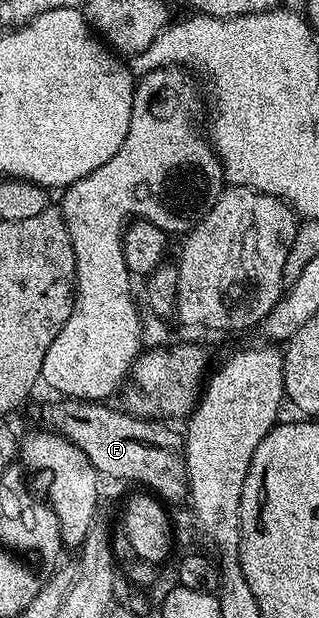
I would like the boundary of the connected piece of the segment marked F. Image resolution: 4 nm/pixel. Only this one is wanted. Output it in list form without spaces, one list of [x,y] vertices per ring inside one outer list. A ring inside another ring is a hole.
[[[55,398],[52,404],[43,408],[44,429],[56,432],[58,436],[64,436],[70,444],[77,446],[85,458],[94,466],[100,477],[111,480],[132,480],[135,486],[142,486],[150,490],[164,502],[184,499],[187,496],[187,459],[183,449],[185,440],[171,428],[166,428],[166,423],[158,419],[143,419],[140,416],[131,415],[126,410],[118,412],[115,408],[106,408],[103,402],[88,402],[74,398]]]

